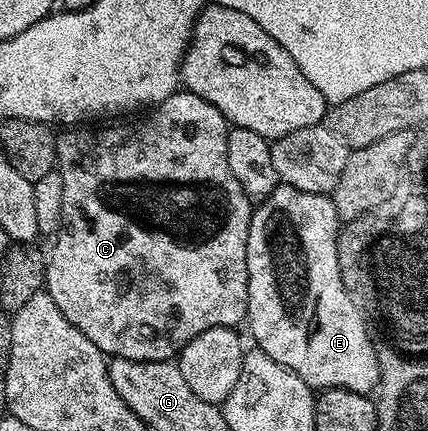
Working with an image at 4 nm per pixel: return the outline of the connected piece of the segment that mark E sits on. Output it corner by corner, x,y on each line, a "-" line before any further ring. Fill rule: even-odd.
280,184
251,211
247,271
249,296
245,326
251,329
256,347
265,351
277,364
289,368
312,390
345,388
349,392
370,395
379,384
379,361
361,311
349,300
341,280
338,254
331,240
339,232
338,212
325,194
301,192

